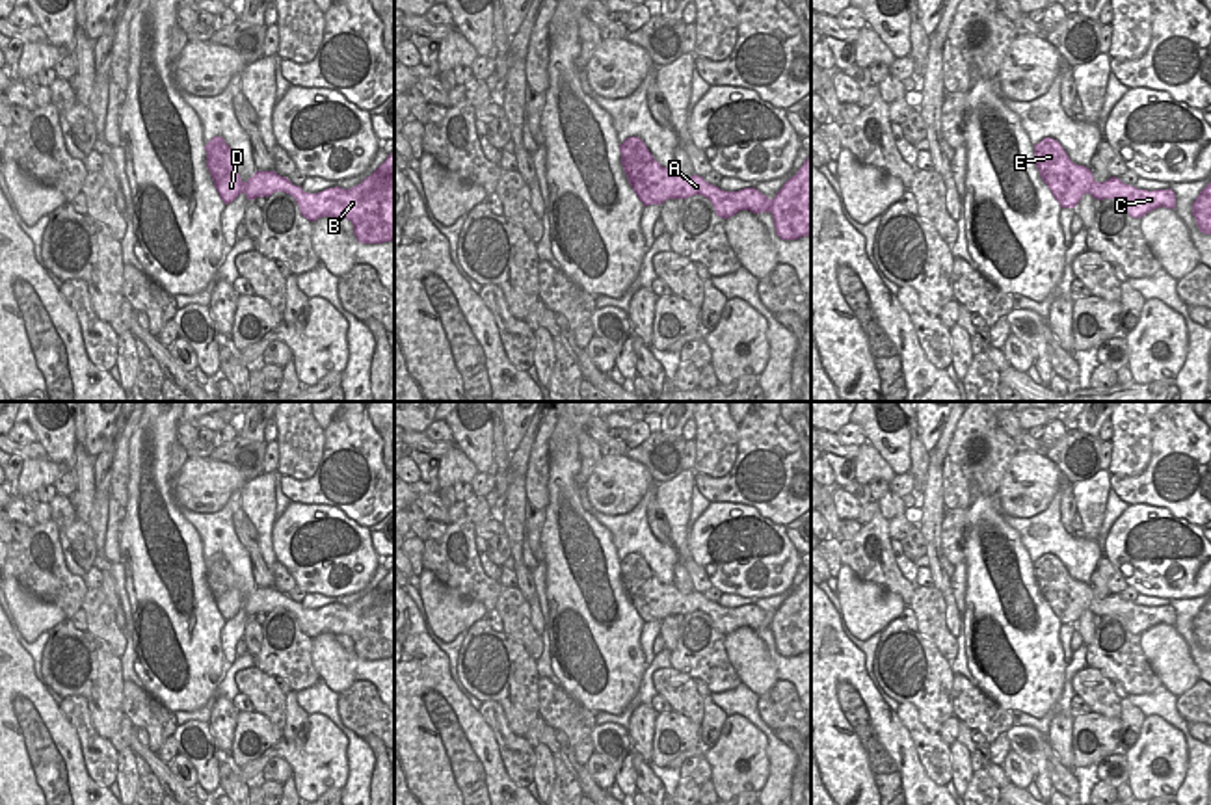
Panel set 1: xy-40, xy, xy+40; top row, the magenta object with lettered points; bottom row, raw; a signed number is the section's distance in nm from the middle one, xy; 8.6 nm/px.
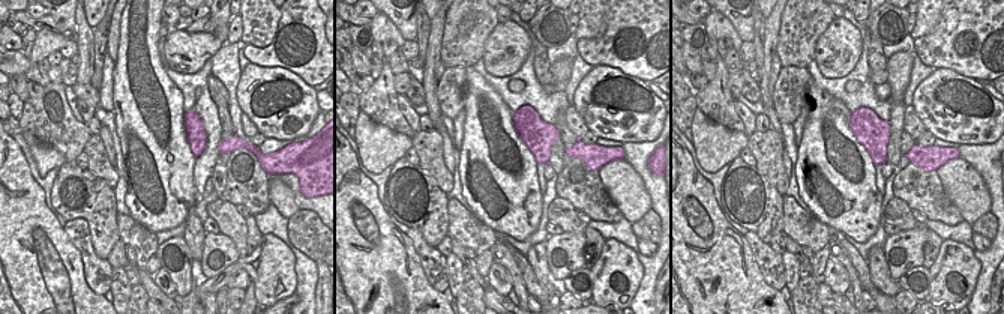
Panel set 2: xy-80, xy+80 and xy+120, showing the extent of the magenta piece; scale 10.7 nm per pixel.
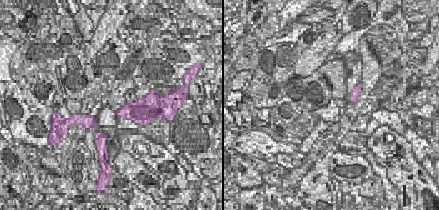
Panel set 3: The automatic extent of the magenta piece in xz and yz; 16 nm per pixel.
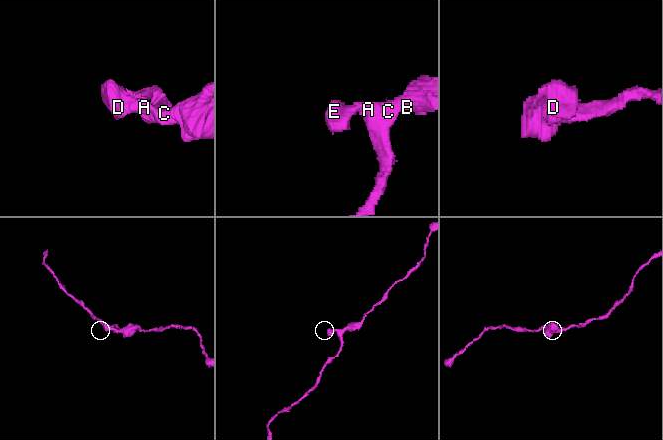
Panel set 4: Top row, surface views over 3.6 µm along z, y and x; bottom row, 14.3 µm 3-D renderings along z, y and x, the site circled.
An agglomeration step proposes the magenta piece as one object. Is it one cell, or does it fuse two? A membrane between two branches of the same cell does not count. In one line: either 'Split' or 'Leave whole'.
Leave whole

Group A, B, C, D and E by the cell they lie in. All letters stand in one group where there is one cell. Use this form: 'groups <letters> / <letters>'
groups A B C D E

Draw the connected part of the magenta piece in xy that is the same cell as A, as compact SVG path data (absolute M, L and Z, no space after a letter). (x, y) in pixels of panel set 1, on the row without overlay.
M632 552L619 561L621 582L644 623L662 621L668 615L707 614L718 634L731 634L740 627L753 630L770 628L776 651L781 656L798 656L811 651L811 571L774 615L755 604L724 608L692 591L683 595L673 584L662 584L645 560Z

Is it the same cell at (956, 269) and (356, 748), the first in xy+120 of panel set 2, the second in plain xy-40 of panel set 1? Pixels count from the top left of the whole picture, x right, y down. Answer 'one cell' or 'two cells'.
two cells

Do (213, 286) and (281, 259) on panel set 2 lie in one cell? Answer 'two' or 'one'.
one

